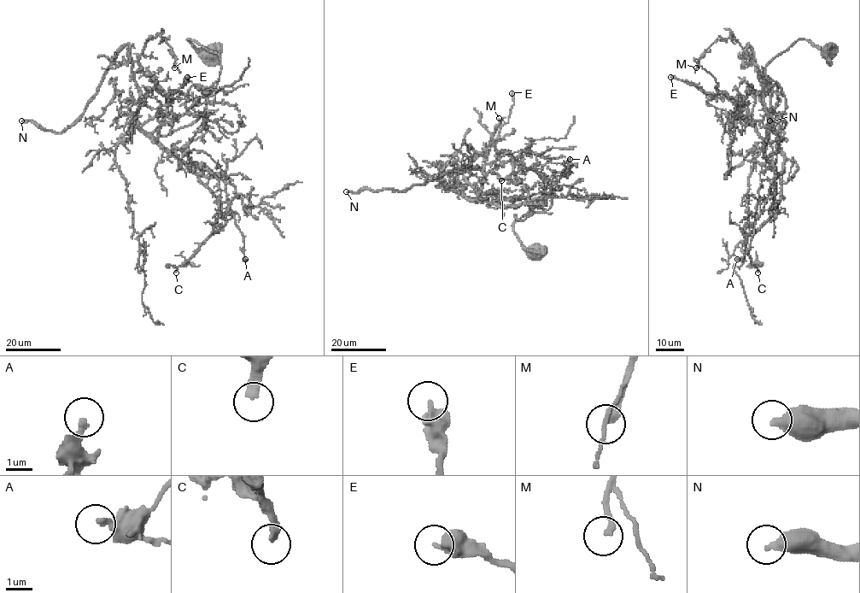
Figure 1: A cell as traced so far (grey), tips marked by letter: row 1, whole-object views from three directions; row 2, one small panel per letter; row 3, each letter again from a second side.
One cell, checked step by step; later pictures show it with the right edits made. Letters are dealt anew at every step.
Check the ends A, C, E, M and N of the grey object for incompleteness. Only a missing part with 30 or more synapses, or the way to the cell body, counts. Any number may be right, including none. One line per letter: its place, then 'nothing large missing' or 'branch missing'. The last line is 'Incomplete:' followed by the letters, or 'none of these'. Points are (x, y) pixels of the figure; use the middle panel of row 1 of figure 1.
A: (570, 159) | nothing large missing
C: (501, 180) | branch missing
E: (511, 93) | nothing large missing
M: (499, 118) | nothing large missing
N: (346, 191) | branch missing
Incomplete: C, N

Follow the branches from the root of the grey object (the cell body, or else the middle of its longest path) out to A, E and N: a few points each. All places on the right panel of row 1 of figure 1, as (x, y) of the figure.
A: (828, 50), (798, 39), (766, 67), (785, 99), (778, 142), (784, 168), (774, 179), (748, 252), (737, 259)
E: (828, 50), (798, 39), (767, 66), (785, 99), (776, 141), (762, 137), (737, 102), (670, 77)
N: (828, 50), (798, 39), (767, 66), (785, 99), (779, 138), (746, 46), (767, 133), (769, 120)

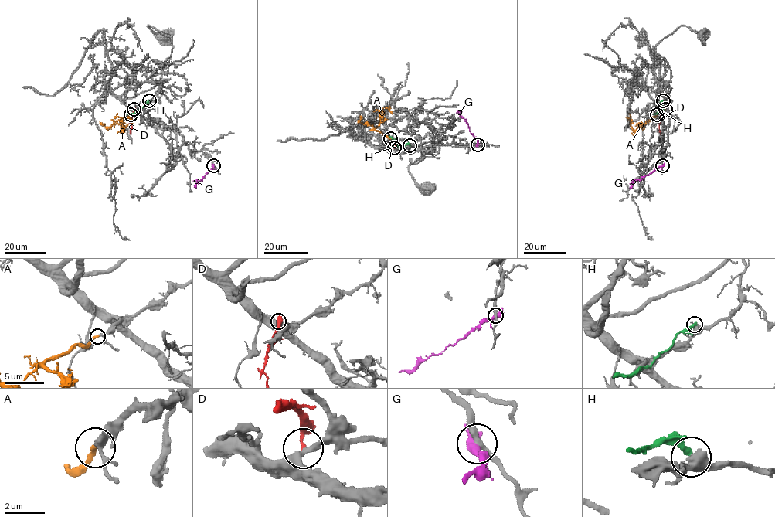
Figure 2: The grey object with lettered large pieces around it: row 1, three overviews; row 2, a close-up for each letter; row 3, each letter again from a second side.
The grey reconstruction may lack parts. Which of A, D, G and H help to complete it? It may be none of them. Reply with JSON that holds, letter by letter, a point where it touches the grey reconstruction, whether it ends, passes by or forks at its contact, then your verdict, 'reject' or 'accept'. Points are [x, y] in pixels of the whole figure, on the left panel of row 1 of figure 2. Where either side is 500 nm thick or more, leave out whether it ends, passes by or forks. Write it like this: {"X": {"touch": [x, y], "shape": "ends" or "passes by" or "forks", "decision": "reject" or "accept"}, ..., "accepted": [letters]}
{"A": {"touch": [130, 114], "shape": "ends", "decision": "accept"}, "D": {"touch": [134, 109], "shape": "ends", "decision": "reject"}, "G": {"touch": [213, 165], "shape": "forks", "decision": "reject"}, "H": {"touch": [149, 100], "decision": "reject"}, "accepted": ["A"]}

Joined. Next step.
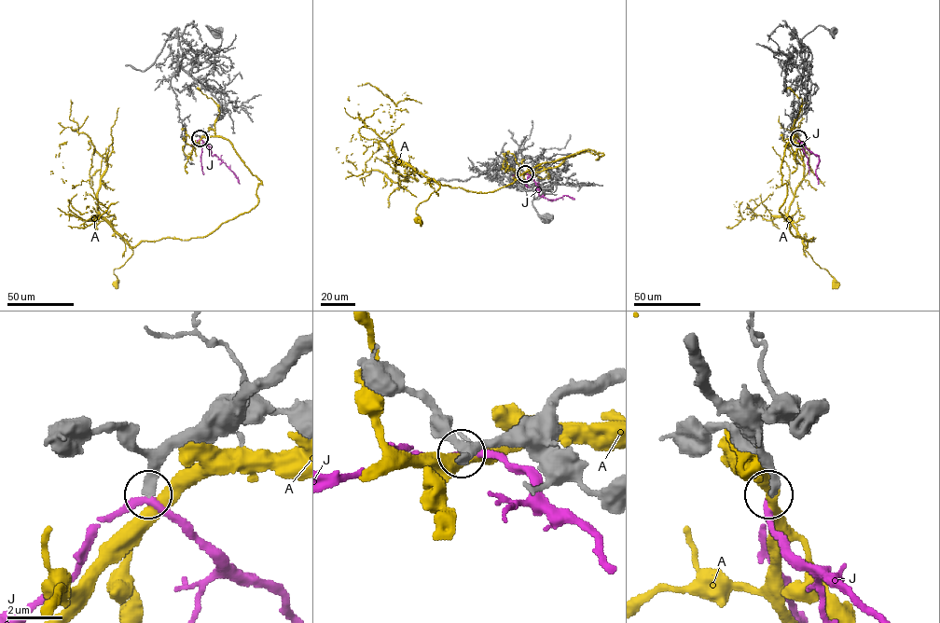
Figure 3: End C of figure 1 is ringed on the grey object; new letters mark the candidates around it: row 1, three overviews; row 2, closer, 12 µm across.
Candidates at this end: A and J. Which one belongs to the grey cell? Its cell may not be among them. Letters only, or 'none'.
J

